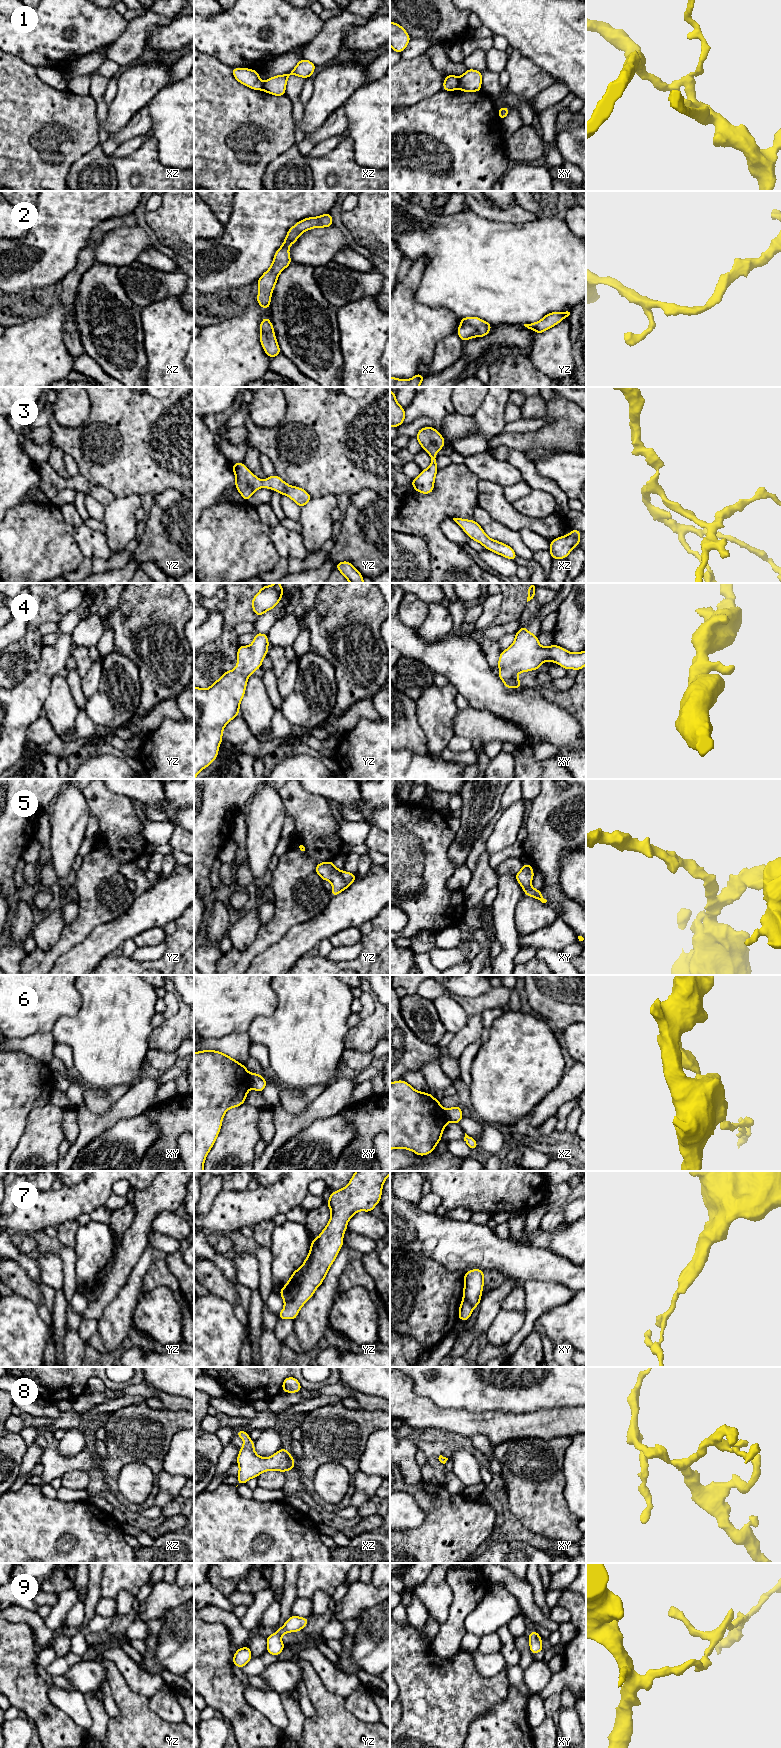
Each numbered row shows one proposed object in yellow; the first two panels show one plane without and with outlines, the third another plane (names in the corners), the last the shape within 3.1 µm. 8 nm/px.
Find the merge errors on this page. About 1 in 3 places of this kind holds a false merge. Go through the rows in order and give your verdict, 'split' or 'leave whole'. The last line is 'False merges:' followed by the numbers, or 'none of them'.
1: split
2: leave whole
3: leave whole
4: leave whole
5: leave whole
6: split
7: split
8: leave whole
9: leave whole
False merges: 1, 6, 7

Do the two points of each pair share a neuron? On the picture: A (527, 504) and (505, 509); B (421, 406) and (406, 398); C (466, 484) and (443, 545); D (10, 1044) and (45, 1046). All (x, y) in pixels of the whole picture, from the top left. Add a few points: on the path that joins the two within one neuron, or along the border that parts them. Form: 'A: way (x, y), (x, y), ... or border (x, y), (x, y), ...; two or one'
A: border (511, 502), (517, 511), (535, 518); two
B: border (415, 397), (404, 408); two
C: way (452, 499), (435, 516), (435, 530); one
D: way (19, 1044), (36, 1045); one

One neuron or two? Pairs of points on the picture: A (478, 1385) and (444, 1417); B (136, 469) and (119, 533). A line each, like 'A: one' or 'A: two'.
A: two
B: two

